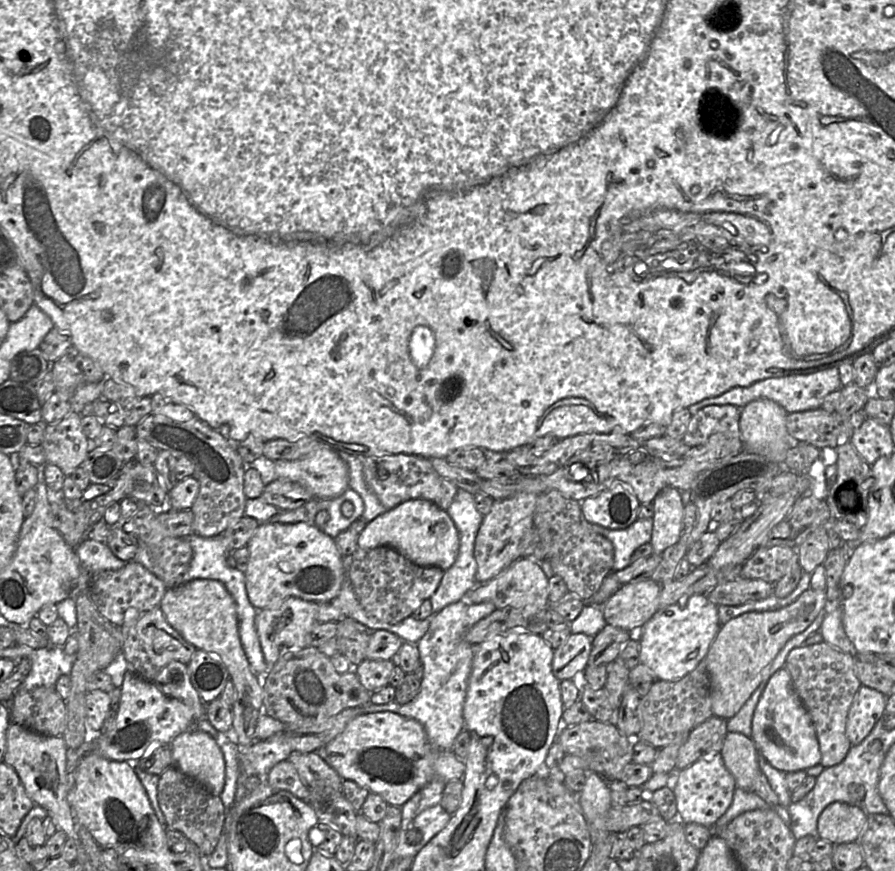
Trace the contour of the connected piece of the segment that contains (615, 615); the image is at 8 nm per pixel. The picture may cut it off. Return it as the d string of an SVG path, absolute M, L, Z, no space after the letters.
M648 578L620 586L602 605L607 624L636 633L659 610L662 585Z

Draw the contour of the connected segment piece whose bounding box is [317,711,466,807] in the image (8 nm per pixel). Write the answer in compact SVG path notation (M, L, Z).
M390 711L355 717L317 753L343 780L352 780L397 807L402 807L433 778L439 777L446 783L461 780L466 769L465 762L453 751L434 748L418 721Z

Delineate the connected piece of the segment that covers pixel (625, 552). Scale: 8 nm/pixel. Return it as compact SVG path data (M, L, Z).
M582 517L582 526L611 541L614 547L613 571L619 571L631 564L631 556L638 547L651 541L653 518L638 518L624 529L607 529Z

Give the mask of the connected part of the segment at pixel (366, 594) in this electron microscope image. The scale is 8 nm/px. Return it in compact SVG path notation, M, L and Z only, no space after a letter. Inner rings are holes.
M378 546L368 550L357 548L352 554L352 558L349 578L361 606L368 614L390 624L399 623L411 616L424 600L430 599L437 590L444 574L444 571L439 567L414 564L390 546Z

